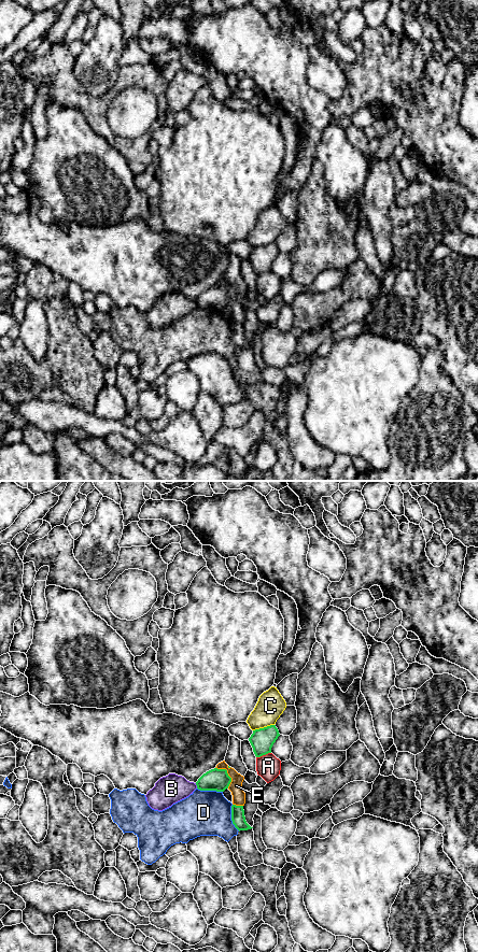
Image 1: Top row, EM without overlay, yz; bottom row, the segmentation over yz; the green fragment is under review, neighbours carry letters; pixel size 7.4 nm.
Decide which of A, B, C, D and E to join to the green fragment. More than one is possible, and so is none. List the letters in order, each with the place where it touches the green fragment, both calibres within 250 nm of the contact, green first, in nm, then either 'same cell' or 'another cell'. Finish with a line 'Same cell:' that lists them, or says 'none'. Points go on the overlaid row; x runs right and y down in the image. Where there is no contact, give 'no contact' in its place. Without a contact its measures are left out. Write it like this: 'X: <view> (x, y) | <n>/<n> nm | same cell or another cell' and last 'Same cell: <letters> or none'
A: yz (263, 754) | 180/180 nm | another cell
B: yz (196, 784) | 160/220 nm | another cell
C: yz (264, 727) | 180/200 nm | another cell
D: yz (232, 818) | 100/340 nm | another cell
E: yz (227, 773) | 160/100 nm | another cell
Same cell: none

